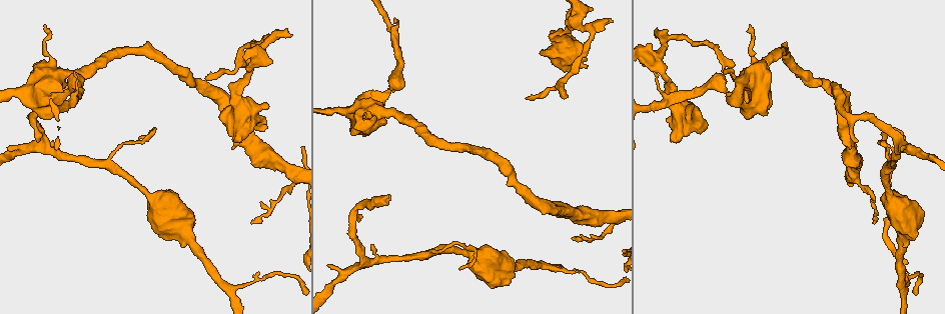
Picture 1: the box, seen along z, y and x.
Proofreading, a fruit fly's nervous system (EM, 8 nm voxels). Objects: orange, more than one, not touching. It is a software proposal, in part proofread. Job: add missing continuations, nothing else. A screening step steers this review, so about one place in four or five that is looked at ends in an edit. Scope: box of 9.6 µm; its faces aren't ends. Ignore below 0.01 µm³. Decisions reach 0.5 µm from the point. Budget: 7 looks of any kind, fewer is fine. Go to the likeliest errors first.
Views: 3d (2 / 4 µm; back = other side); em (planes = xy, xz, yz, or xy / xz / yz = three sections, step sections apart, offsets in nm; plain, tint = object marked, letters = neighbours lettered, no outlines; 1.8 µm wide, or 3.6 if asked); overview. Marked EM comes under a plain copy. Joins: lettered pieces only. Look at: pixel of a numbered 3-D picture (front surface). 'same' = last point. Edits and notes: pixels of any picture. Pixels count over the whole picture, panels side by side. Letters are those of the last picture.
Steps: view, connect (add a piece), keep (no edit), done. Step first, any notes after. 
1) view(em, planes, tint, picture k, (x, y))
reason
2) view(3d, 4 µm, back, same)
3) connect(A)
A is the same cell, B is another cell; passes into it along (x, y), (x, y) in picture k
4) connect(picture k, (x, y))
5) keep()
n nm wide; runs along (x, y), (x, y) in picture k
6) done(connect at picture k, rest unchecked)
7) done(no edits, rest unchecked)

view(3d, 4 µm, picture 1, (831, 85))

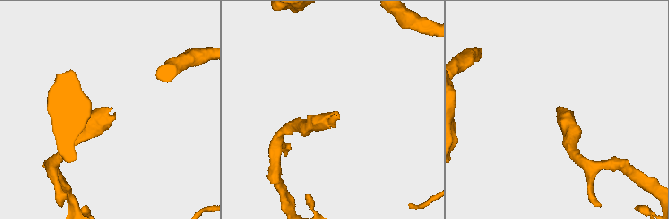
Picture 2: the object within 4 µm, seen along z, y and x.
view(em, xz, step 8, tint, picture 2, (337, 112))

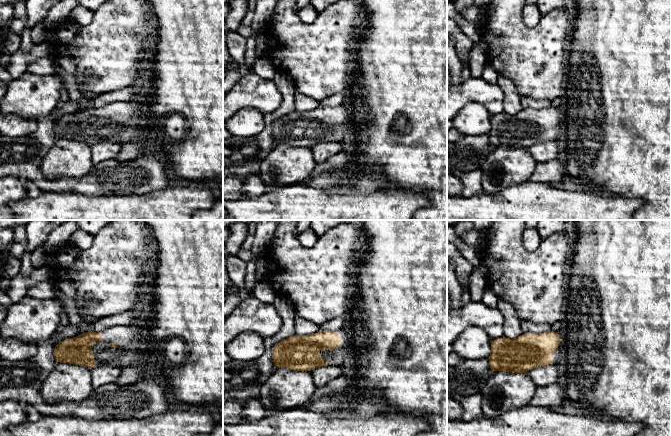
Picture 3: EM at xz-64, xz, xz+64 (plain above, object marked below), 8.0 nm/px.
view(em, planes, letters, same)
cut it another way

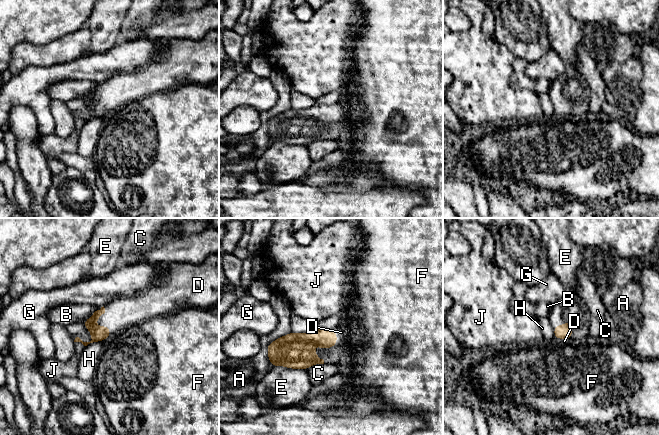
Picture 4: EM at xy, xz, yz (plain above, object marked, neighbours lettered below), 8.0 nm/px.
connect(D)
D is the same cell, A, B, C, E, F, G, H and J are other cells; passes into it along (98, 333), (100, 326), (120, 314) in picture 4; it goes on there

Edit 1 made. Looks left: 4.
view(3d, 4 µm, picture 1, (703, 131))
thick end

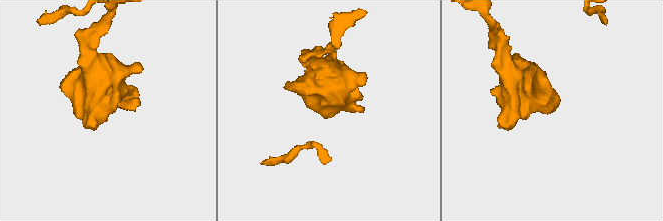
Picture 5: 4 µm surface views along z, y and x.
view(em, 3.6 µm, planes, letters, picture 5, (333, 110))

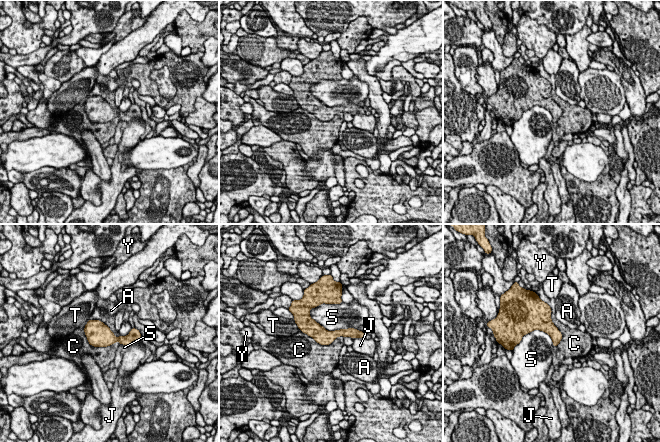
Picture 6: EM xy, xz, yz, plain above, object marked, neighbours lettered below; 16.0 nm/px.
keep()
A, C, J, S, T and Y are other cells; none of them fits

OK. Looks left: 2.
view(3d, 2 µm, picture 1, (736, 76))
free end

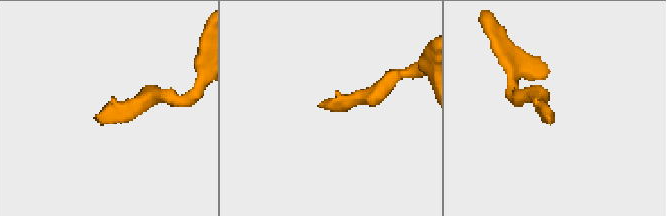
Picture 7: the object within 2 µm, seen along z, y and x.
view(em, planes, letters, picture 7, (318, 105))

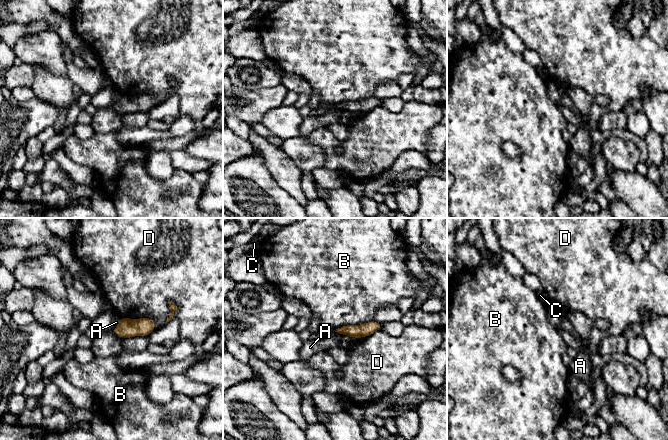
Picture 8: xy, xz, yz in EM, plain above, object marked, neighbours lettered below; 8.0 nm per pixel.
keep()
A, B, C and D are other cells; border along (372, 319), (345, 324), (334, 331) in picture 8; none of them fits

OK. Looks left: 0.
done(connect at picture 4, rest unchecked)

